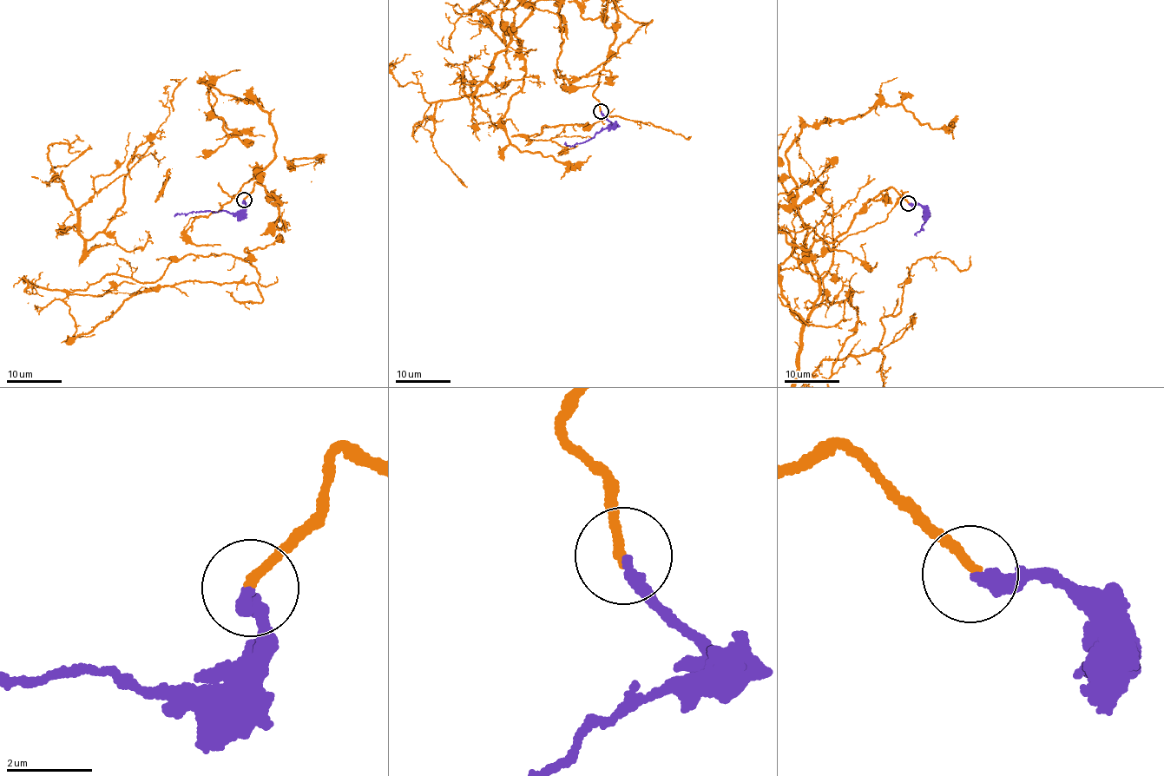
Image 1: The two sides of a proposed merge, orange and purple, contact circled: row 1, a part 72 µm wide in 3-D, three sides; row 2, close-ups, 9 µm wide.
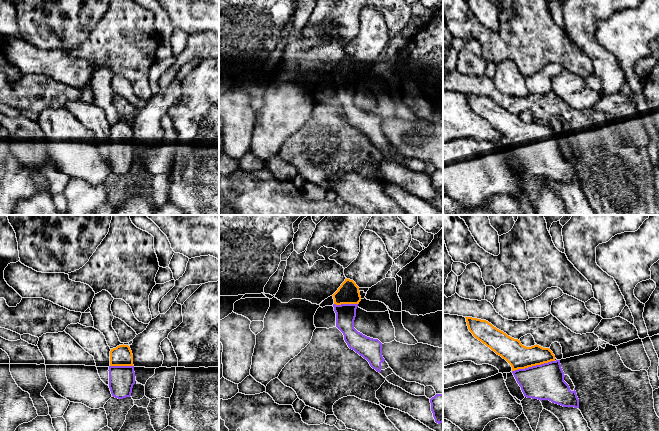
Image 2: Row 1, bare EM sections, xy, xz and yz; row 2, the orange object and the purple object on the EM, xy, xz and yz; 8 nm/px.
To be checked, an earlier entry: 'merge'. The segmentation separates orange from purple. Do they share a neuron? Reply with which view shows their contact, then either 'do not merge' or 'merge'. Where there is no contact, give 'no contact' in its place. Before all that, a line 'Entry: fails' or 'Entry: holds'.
Entry: holds
contact in yz; merge

